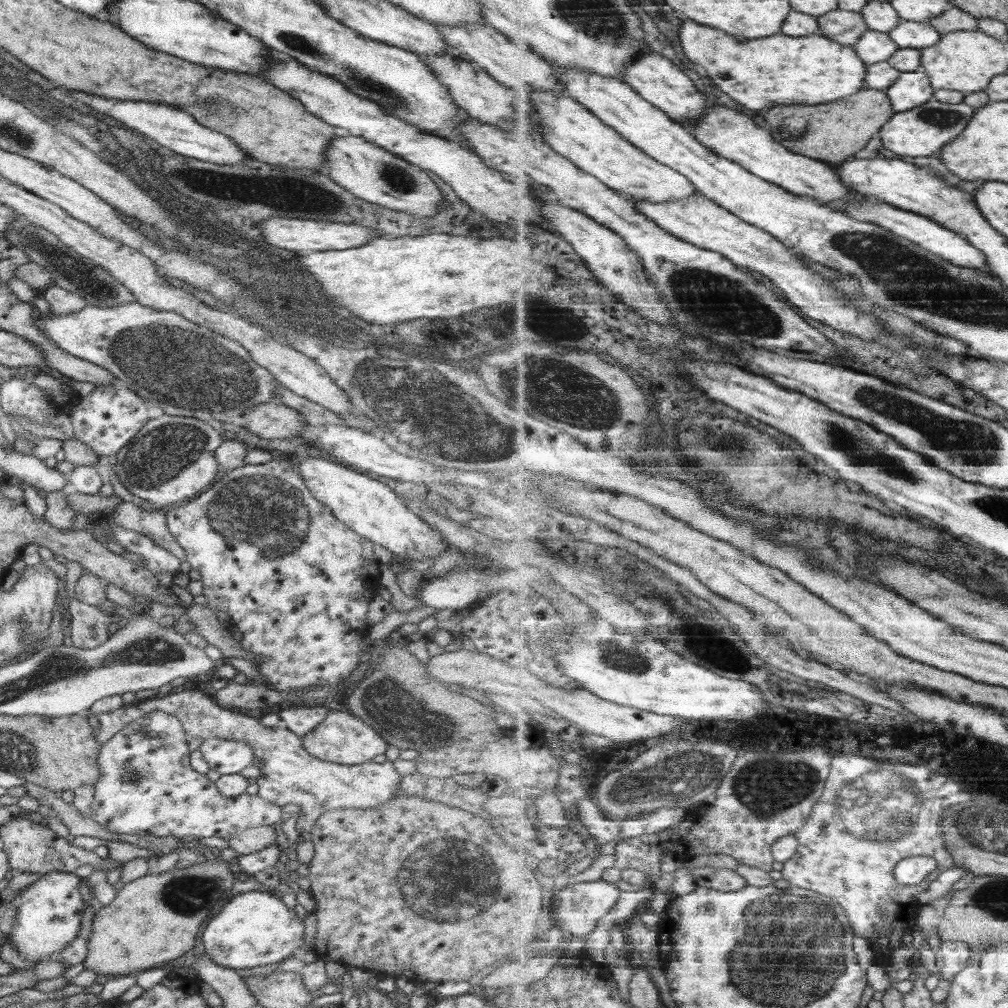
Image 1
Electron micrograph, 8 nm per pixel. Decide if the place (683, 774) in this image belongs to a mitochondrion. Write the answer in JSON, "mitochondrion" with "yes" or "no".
{"mitochondrion":"yes"}

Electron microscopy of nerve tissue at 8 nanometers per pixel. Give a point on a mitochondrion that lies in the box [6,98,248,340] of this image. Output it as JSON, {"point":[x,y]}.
{"point":[78,273]}

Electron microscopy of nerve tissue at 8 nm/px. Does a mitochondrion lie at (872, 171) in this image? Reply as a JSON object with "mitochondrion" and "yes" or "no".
{"mitochondrion":"no"}

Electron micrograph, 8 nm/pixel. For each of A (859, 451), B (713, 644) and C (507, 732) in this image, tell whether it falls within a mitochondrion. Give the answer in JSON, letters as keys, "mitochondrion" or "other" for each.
{"A":"mitochondrion","B":"mitochondrion","C":"other"}

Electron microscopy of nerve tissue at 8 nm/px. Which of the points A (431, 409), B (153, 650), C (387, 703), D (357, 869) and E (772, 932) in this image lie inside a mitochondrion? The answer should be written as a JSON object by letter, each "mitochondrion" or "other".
{"A":"mitochondrion","B":"mitochondrion","C":"mitochondrion","D":"other","E":"mitochondrion"}

